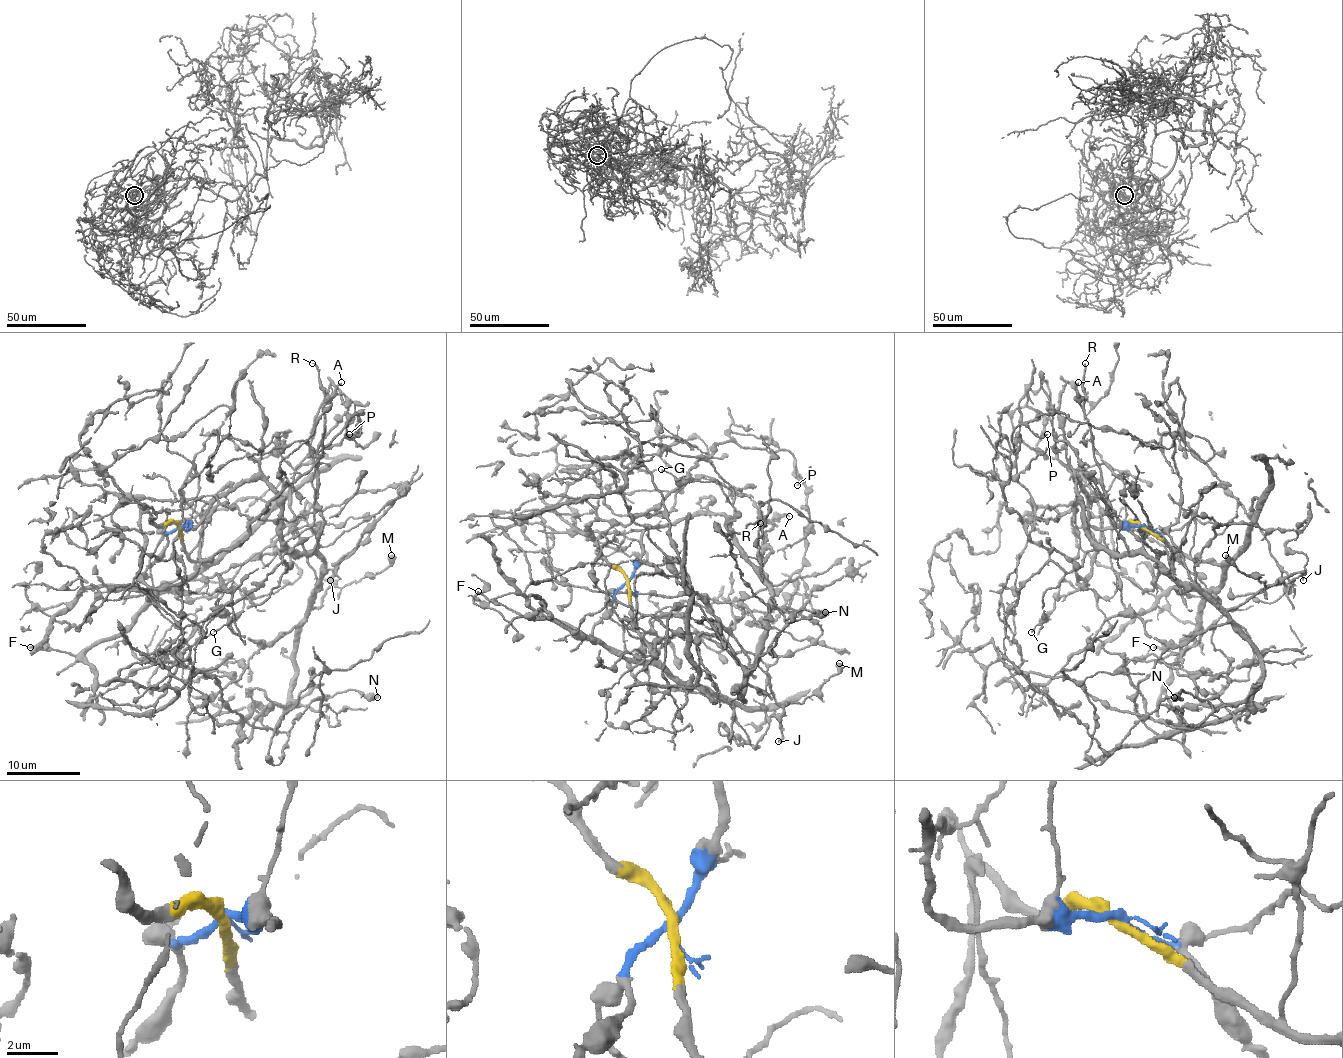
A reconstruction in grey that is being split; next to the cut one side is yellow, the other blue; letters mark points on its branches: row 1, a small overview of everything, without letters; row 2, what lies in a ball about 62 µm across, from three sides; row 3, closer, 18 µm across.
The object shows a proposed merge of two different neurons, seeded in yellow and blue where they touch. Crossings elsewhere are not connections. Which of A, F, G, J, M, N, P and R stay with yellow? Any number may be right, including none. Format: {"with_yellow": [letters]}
{"with_yellow": ["F", "P"]}

